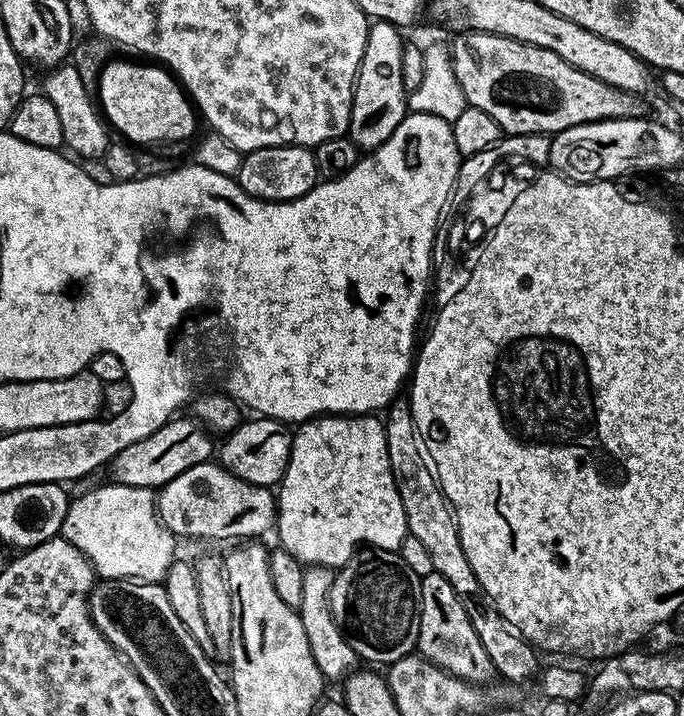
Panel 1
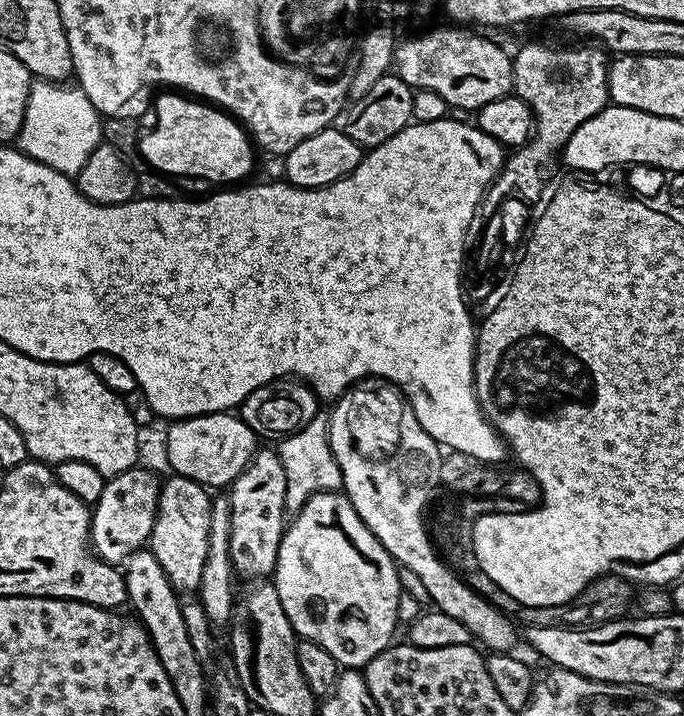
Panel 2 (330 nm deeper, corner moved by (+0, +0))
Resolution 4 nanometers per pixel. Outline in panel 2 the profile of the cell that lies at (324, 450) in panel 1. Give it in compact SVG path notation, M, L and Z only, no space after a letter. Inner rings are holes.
M343 491L318 492L314 493L301 506L300 510L287 521L284 536L278 546L274 583L278 590L278 598L282 602L282 610L286 614L286 618L290 618L292 631L296 633L297 637L322 646L322 650L326 650L326 654L330 654L330 658L334 658L341 669L360 670L363 669L365 664L369 664L381 650L393 643L394 637L392 635L395 634L396 627L398 627L398 598L402 591L397 571L398 565L396 561L382 546L382 542L378 542L378 538L369 530L366 522L362 522L362 518L358 518L358 510L354 510L354 506Z

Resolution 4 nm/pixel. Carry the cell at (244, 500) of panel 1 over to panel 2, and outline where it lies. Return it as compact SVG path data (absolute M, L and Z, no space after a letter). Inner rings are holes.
M143 466L123 471L122 474L105 481L102 495L93 505L91 511L91 534L89 536L89 543L100 559L107 561L108 564L121 565L127 561L130 553L139 551L151 539L153 522L156 521L161 483L161 477L158 478L152 471L144 469Z

